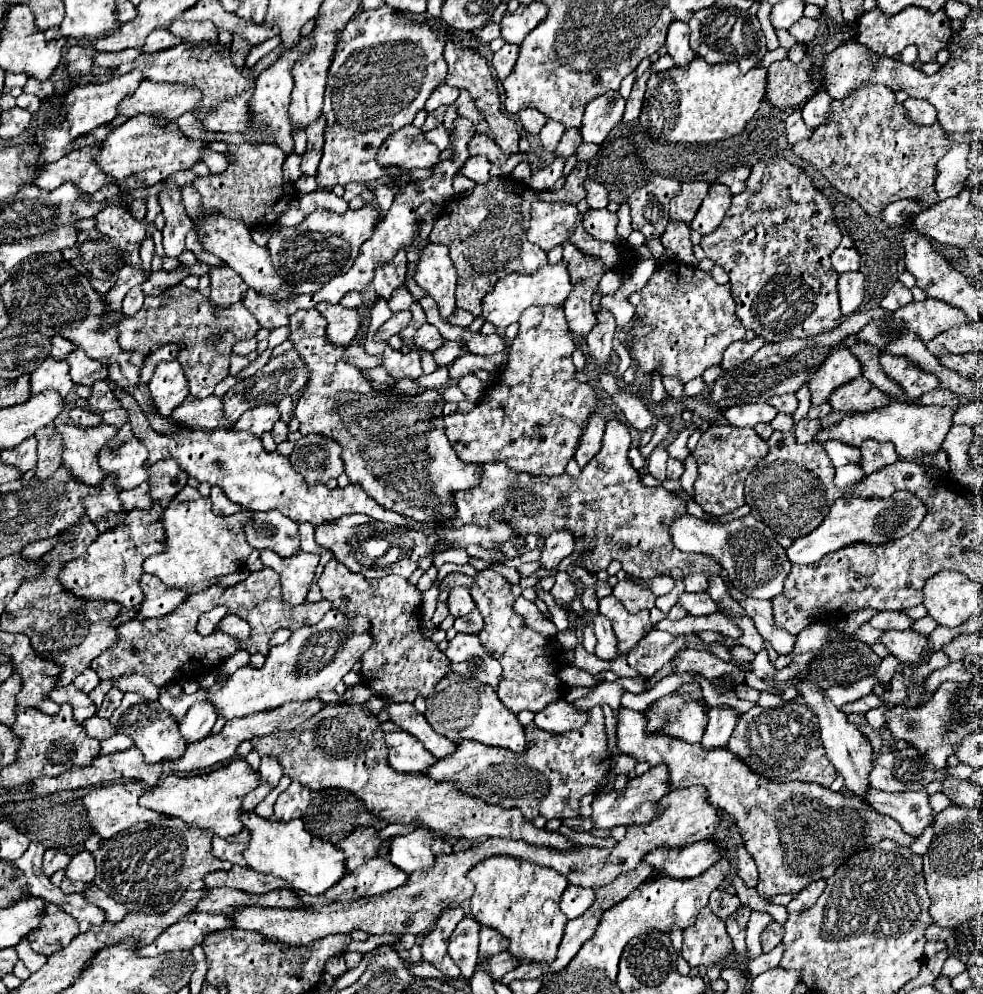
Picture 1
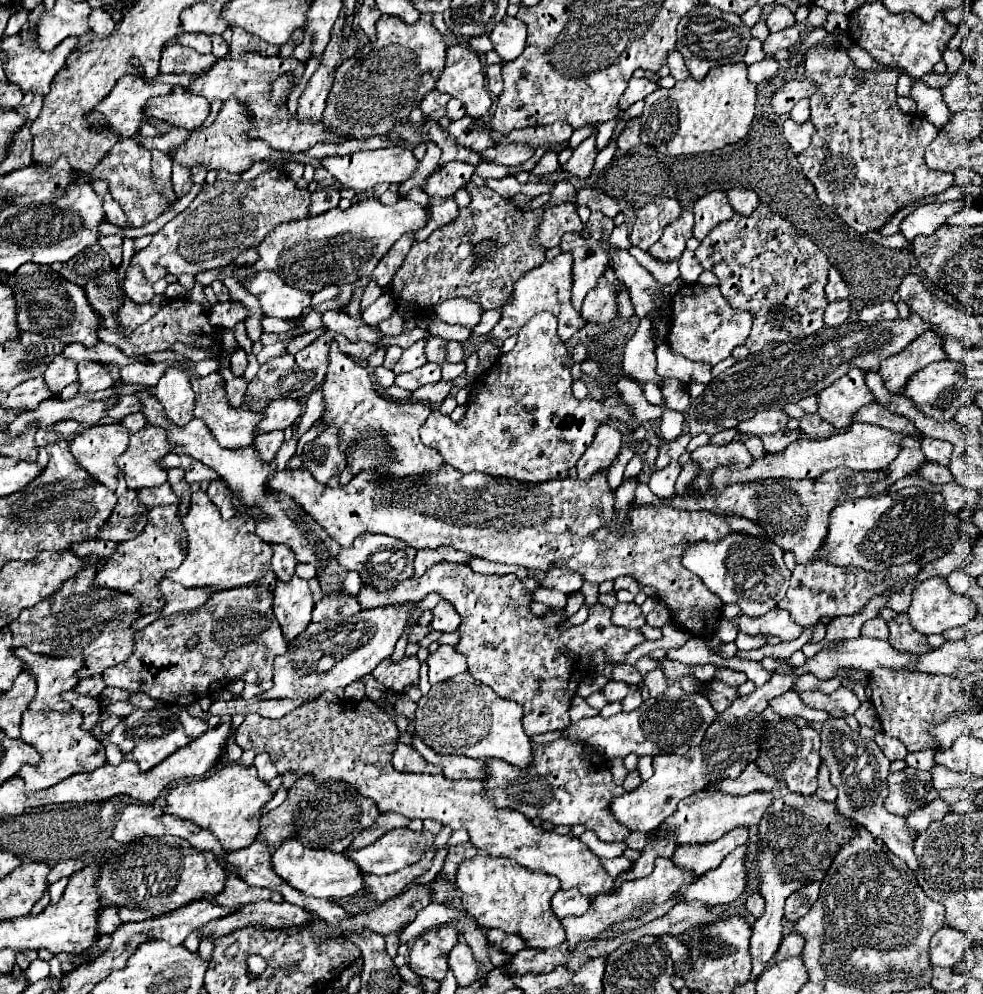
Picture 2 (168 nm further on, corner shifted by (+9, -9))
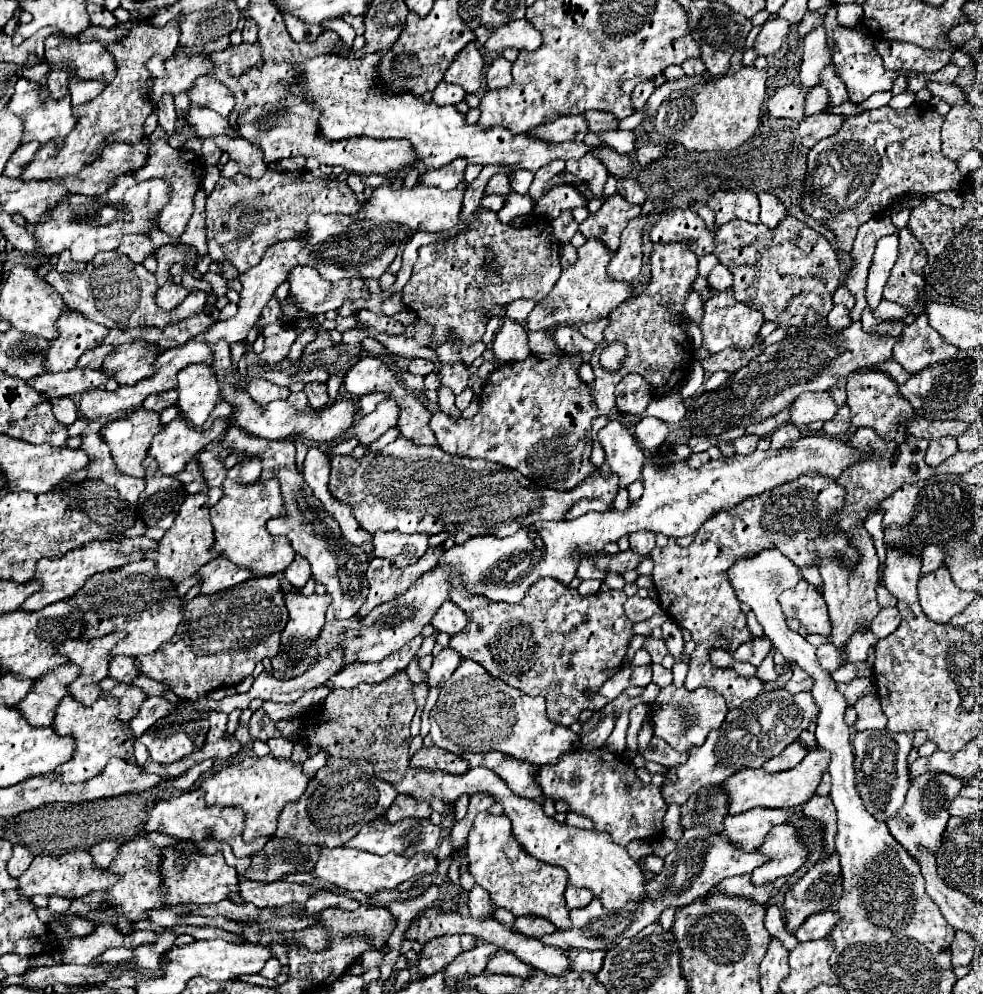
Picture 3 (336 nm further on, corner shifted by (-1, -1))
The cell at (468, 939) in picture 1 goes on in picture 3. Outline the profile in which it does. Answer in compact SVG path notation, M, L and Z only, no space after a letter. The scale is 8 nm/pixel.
M501 950L499 954L495 954L495 958L491 958L491 962L487 964L487 970L495 974L511 974L519 978L531 978L535 974L535 968L531 964L525 964L523 960L515 958L515 954L511 954L509 950Z

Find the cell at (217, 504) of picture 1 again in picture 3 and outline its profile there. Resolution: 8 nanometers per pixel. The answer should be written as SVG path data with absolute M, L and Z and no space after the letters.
M257 456L245 458L237 466L233 466L227 476L235 482L255 482L261 476L261 460Z

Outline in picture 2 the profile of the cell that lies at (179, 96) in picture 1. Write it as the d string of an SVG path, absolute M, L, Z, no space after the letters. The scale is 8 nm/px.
M175 86L171 94L149 98L149 102L143 106L145 120L157 118L165 120L179 128L201 128L207 114L209 114L209 102L205 98L187 92L183 86Z

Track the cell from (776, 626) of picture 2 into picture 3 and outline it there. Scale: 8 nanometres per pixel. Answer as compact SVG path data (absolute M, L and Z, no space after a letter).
M801 580L795 588L783 592L779 596L779 602L783 614L787 618L797 618L809 634L821 634L821 636L831 634L827 604L823 594L815 586Z

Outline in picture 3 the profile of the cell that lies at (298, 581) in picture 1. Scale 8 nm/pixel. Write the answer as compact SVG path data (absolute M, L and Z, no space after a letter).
M291 592L291 594L285 594L285 604L289 610L289 622L281 634L279 654L271 660L273 674L275 674L275 678L281 678L281 680L289 680L289 678L295 678L299 674L305 674L305 670L311 666L311 660L303 660L303 658L315 658L317 656L315 640L319 638L321 628L325 624L325 612L331 604L331 596L329 594L303 596L301 592Z

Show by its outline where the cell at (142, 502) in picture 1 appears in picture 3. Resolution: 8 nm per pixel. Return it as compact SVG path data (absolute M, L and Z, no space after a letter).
M193 458L177 478L187 486L187 492L189 492L189 494L207 492L207 484L205 484L205 478L203 478L201 468L199 468L199 464L197 464L197 458Z

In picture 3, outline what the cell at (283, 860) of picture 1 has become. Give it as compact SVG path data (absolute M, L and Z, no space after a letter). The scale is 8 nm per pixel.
M323 848L319 854L319 862L315 866L315 876L327 884L335 884L343 890L361 892L361 894L375 894L379 890L397 890L407 880L417 880L425 874L433 874L437 870L435 854L415 854L413 858L401 854L369 854L355 848Z

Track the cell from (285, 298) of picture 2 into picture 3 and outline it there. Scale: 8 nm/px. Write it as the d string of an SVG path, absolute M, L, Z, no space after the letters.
M297 266L289 274L291 290L297 306L311 314L325 314L337 310L345 300L367 300L371 294L365 286L365 278L349 278L339 282L329 282L309 266Z

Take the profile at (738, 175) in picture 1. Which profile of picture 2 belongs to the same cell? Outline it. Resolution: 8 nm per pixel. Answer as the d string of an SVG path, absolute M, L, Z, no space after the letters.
M733 188L727 192L727 198L733 210L739 214L751 214L751 210L757 208L757 202L759 202L757 194L747 188Z

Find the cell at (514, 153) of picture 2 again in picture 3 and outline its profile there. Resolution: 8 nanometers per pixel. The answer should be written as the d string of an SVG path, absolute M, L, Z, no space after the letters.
M583 114L563 116L557 118L555 122L531 130L531 134L539 134L539 138L547 138L547 142L565 142L565 140L581 142L587 132L589 132L589 124Z

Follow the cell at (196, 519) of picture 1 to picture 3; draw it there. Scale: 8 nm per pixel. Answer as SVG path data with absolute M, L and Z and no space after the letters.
M235 480L223 482L223 498L211 508L211 522L215 528L213 550L237 566L253 570L257 576L281 576L295 558L295 550L286 536L273 536L267 532L267 520L285 516L285 500L281 496L279 480L265 480L241 484Z

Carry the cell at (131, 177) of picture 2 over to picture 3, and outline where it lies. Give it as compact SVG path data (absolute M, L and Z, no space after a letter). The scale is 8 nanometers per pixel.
M157 140L149 144L151 150L151 158L147 160L147 166L143 166L143 170L137 170L135 178L137 180L153 180L153 178L161 178L165 182L171 182L171 202L169 206L163 208L163 214L159 218L159 222L163 224L163 232L169 236L181 236L191 214L193 214L193 200L197 190L201 188L201 180L203 180L203 172L205 172L205 164L189 150L175 150L171 148L165 140Z

